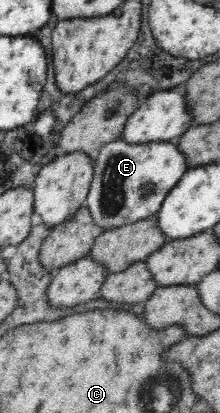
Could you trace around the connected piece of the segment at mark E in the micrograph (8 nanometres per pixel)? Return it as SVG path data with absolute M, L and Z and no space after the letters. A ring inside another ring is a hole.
M122 137L101 147L93 163L94 175L86 196L86 206L97 226L104 230L155 216L164 198L188 169L178 141L131 144ZM145 182L154 184L156 191L152 195L140 196L139 188Z

